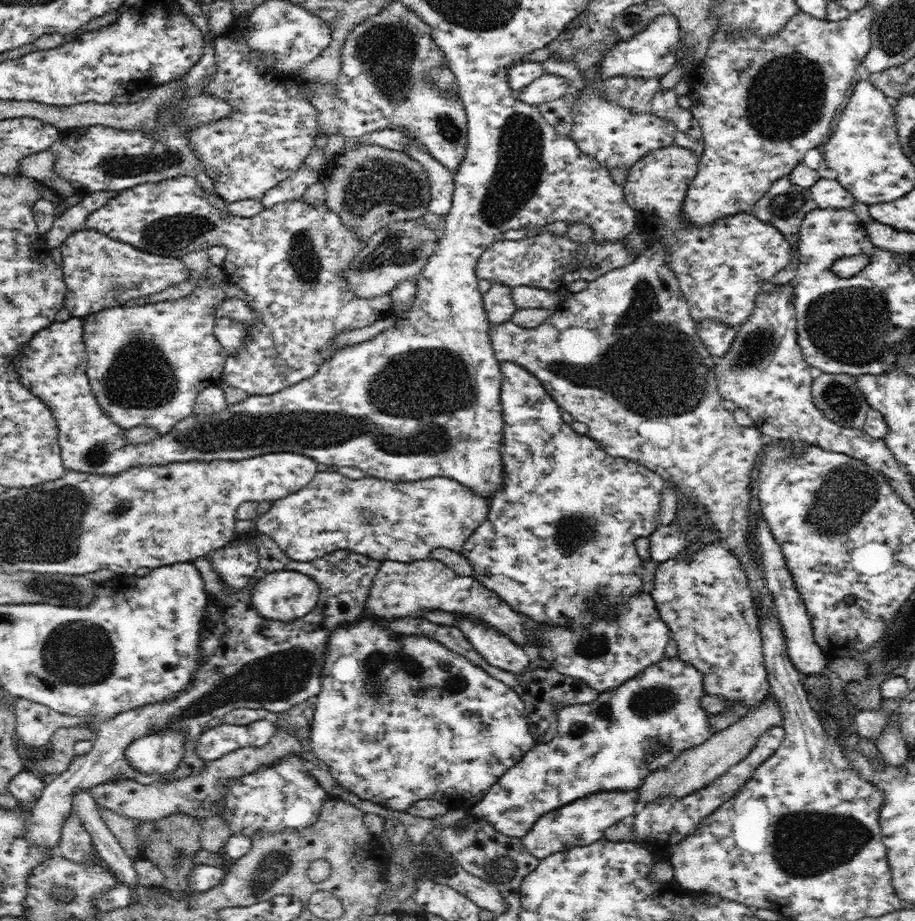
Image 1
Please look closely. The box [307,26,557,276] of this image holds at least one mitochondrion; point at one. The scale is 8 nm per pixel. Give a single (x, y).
(520, 168)

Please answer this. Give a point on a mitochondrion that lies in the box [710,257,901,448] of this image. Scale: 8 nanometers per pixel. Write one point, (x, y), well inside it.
(760, 343)

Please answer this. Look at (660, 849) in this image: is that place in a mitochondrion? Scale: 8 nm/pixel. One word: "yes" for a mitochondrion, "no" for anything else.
no

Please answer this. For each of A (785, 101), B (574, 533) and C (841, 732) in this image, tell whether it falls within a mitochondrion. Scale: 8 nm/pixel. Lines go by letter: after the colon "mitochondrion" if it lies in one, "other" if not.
A: mitochondrion
B: mitochondrion
C: other

